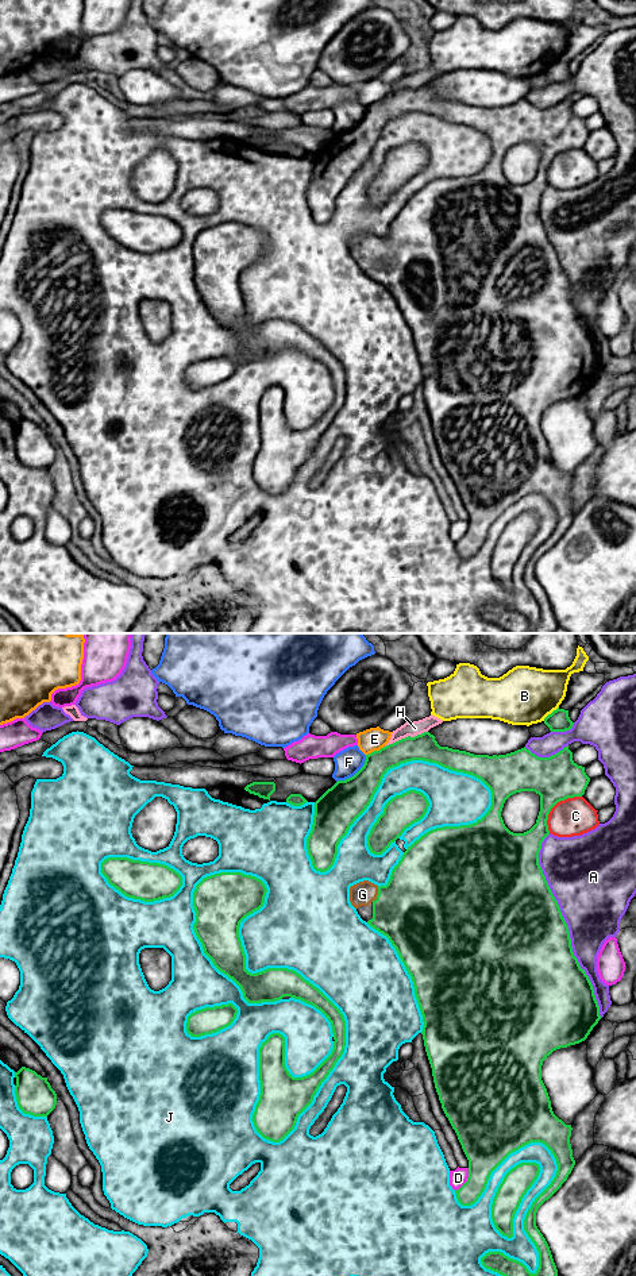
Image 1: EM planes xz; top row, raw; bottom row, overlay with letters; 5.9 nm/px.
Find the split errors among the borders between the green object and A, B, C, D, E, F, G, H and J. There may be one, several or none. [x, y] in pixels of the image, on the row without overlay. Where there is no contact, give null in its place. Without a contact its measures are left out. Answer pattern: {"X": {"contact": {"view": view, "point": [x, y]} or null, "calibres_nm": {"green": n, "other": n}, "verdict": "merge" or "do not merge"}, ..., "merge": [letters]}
{"A": {"contact": {"view": "xz", "point": [566, 277]}, "calibres_nm": {"green": 500, "other": 440}, "verdict": "do not merge"}, "B": {"contact": {"view": "xz", "point": [551, 65]}, "calibres_nm": {"green": 130, "other": 340}, "verdict": "do not merge"}, "C": {"contact": {"view": "xz", "point": [554, 157]}, "calibres_nm": {"green": 280, "other": 220}, "verdict": "do not merge"}, "D": {"contact": {"view": "xz", "point": [467, 532]}, "calibres_nm": {"green": 280, "other": 100}, "verdict": "do not merge"}, "E": {"contact": {"view": "xz", "point": [374, 103]}, "calibres_nm": {"green": 180, "other": 140}, "verdict": "do not merge"}, "F": {"contact": {"view": "xz", "point": [355, 126]}, "calibres_nm": {"green": 240, "other": 160}, "verdict": "do not merge"}, "G": {"contact": {"view": "xz", "point": [377, 247]}, "calibres_nm": {"green": 480, "other": 140}, "verdict": "merge"}, "H": {"contact": {"view": "xz", "point": [405, 89]}, "calibres_nm": {"green": 160, "other": 90}, "verdict": "do not merge"}, "J": {"contact": {"view": "xz", "point": [286, 320]}, "calibres_nm": {"green": 200, "other": 500}, "verdict": "do not merge"}, "merge": ["G"]}

